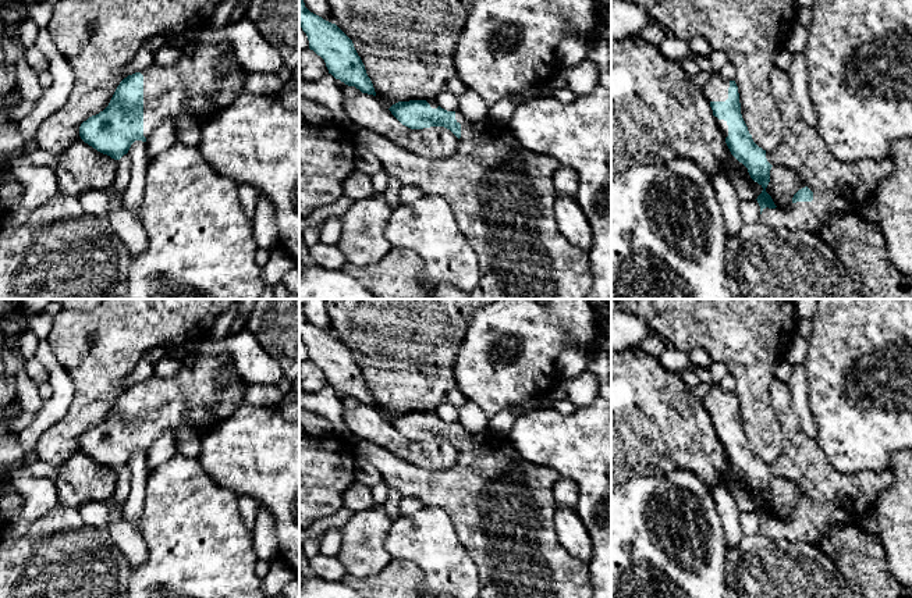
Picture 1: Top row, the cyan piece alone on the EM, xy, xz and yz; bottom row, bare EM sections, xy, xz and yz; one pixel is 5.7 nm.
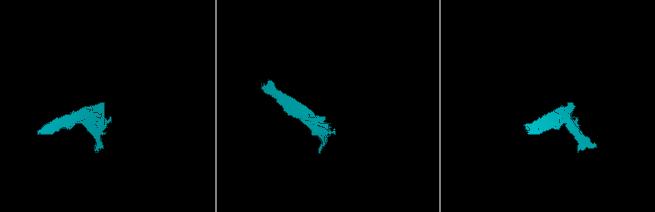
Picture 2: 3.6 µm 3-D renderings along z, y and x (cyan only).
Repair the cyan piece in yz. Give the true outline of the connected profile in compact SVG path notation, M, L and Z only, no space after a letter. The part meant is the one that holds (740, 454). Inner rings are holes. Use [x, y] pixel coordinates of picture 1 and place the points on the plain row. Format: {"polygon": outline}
{"polygon": "M774 378L770 396L781 424L783 446L778 459L771 463L753 453L741 426L735 392L727 392L718 384L713 384L703 399L731 466L763 499L756 510L760 517L759 533L778 540L817 544L827 527L841 523L860 526L862 519L876 508L880 494L894 484L893 473L837 471L817 441L801 427L788 384ZM773 477L791 480L808 494L794 506L787 520L777 519L766 503Z"}

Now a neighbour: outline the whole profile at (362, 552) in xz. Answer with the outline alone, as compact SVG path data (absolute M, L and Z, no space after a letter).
M384 505L355 512L341 527L341 545L337 559L347 574L363 579L382 572L391 556L384 547L384 535L393 526Z

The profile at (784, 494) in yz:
M773 477L766 503L771 508L777 519L787 520L792 515L794 506L805 498L809 499L808 494L796 483Z

